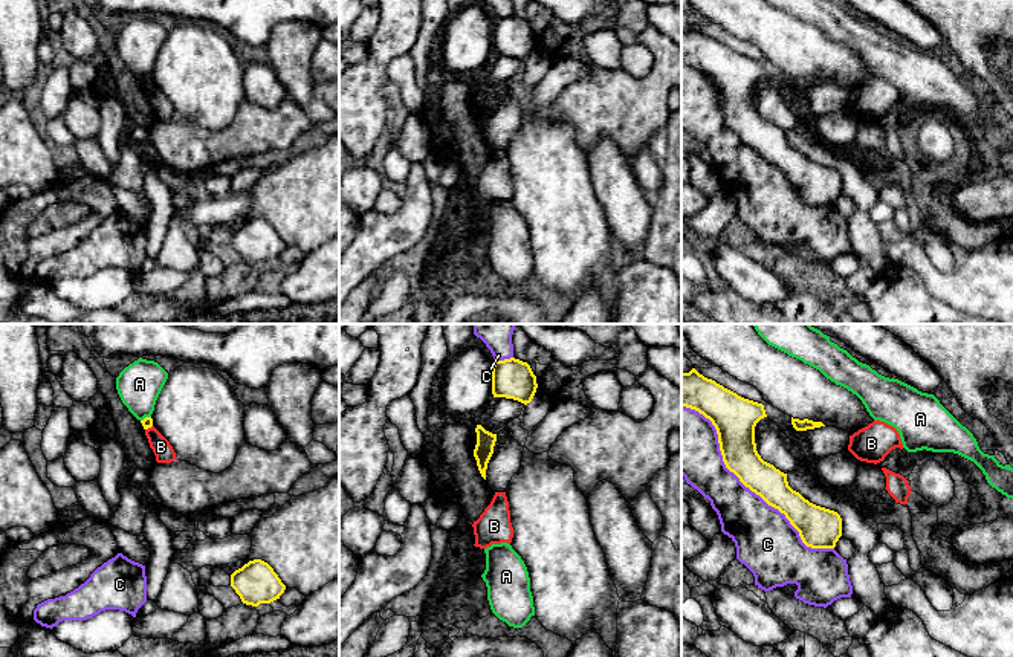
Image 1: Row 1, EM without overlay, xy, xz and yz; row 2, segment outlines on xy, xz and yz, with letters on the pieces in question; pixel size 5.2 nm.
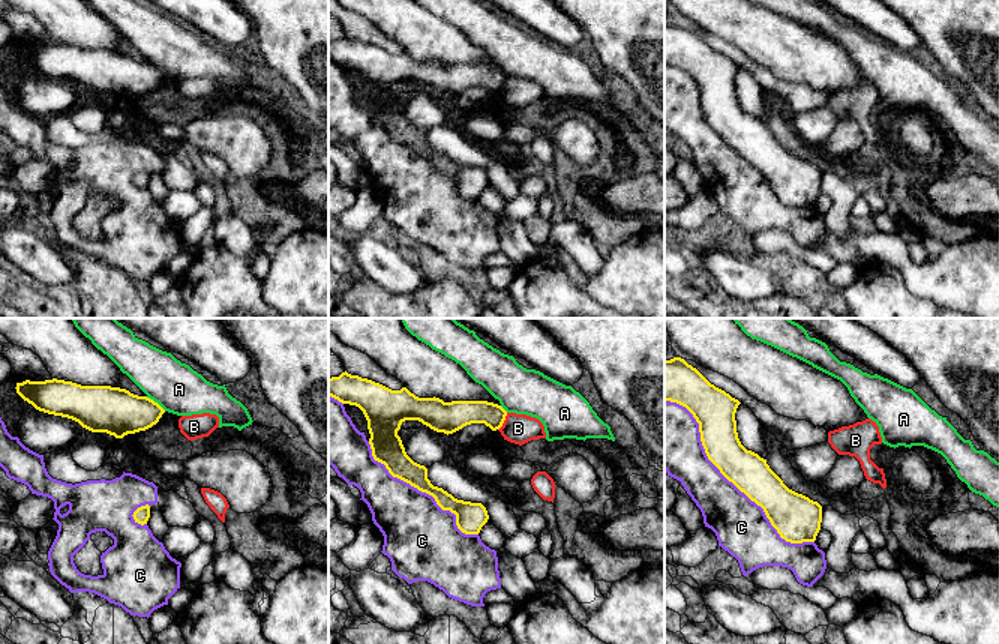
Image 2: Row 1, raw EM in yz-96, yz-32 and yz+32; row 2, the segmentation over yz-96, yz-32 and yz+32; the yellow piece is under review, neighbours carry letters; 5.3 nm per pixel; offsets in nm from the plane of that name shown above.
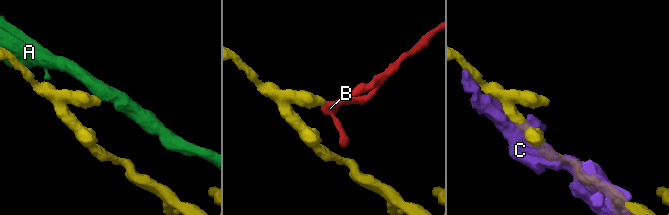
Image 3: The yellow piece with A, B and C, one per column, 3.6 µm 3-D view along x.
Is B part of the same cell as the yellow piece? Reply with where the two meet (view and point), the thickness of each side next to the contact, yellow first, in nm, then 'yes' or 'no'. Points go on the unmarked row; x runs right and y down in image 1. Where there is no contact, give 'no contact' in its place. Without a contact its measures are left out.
meets yellow in xy at (148, 84); 60 nm thick on the yellow side, 100 nm on the other; no

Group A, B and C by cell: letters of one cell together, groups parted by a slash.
A / B / C

